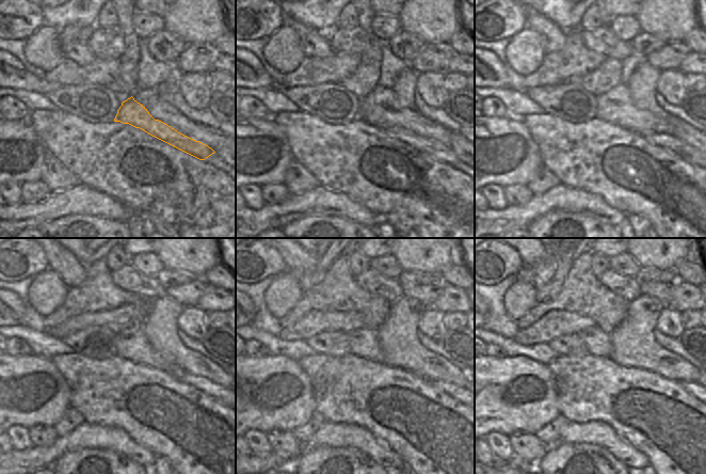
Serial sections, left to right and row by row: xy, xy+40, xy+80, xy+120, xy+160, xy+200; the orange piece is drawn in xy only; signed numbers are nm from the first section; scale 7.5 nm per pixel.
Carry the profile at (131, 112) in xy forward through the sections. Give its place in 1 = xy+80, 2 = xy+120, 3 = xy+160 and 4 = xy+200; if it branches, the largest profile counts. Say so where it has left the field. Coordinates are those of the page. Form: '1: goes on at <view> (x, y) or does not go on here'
1: goes on at xy+80 (683, 149)
2: goes on at xy+120 (205, 385)
3: goes on at xy+160 (448, 388)
4: goes on at xy+200 (691, 388)

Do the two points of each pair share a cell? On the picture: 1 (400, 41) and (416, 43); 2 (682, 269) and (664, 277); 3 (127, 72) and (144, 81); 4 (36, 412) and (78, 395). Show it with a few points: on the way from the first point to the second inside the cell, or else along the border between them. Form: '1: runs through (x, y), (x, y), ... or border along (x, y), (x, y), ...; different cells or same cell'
1: runs through (404, 45), (412, 44); same cell
2: border along (673, 269), (677, 280); different cells
3: border along (140, 53), (139, 77), (135, 89); different cells
4: border along (61, 375), (69, 390), (70, 407); different cells

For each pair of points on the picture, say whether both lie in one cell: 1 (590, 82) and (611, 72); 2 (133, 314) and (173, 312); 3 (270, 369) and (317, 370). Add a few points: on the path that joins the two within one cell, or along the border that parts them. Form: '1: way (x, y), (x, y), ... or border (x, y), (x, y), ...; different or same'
1: way (595, 82), (606, 76); same
2: border (148, 313), (142, 324); different
3: border (297, 362), (306, 375), (314, 394); different

